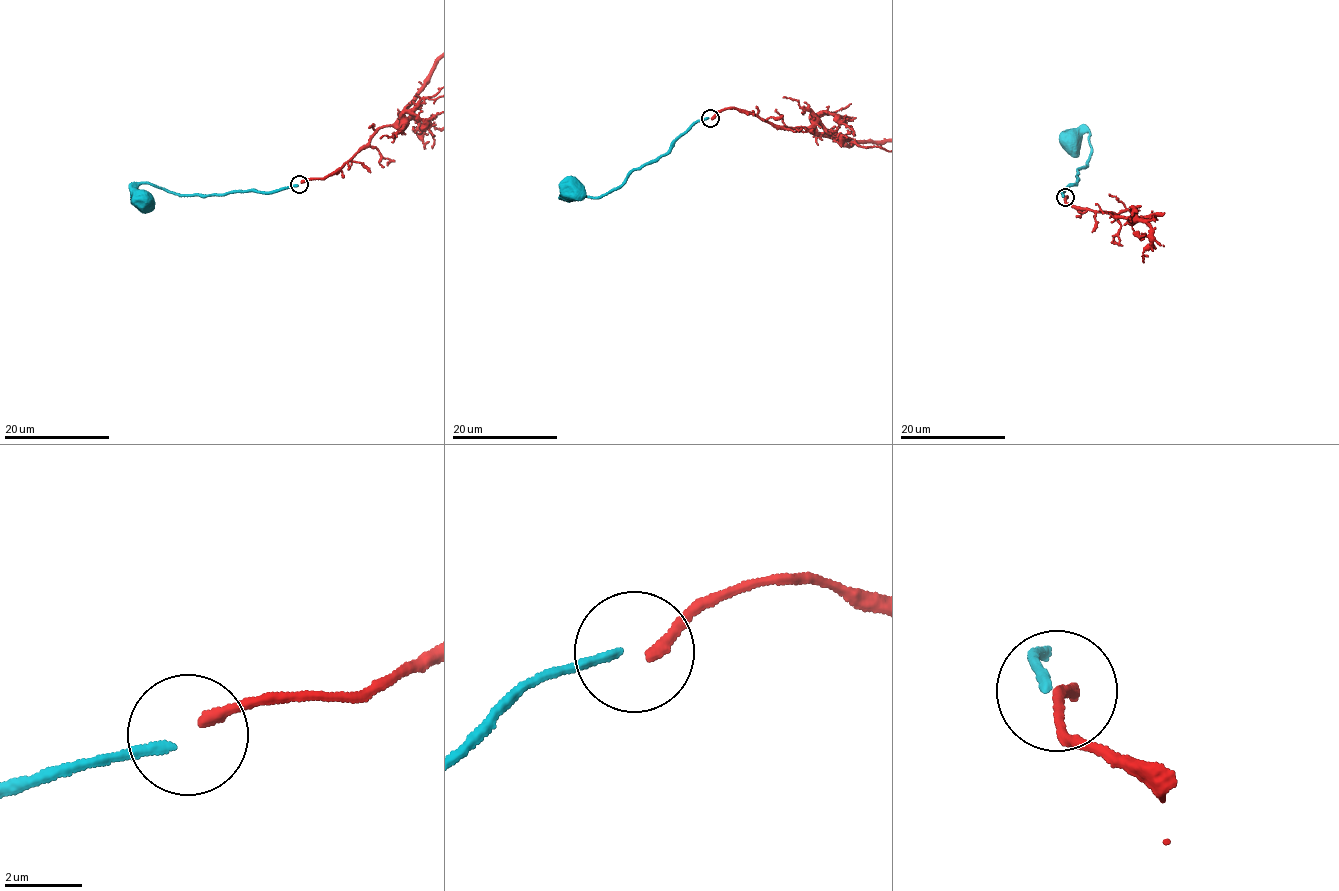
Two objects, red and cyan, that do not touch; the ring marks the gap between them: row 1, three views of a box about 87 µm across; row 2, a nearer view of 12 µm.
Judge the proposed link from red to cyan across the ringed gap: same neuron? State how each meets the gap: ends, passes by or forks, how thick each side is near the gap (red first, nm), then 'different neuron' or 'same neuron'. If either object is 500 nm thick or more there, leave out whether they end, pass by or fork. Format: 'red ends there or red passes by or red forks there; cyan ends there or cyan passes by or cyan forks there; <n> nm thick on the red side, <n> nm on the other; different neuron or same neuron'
red ends there; cyan ends there; 320 nm thick on the red side, 240 nm on the other; different neuron

